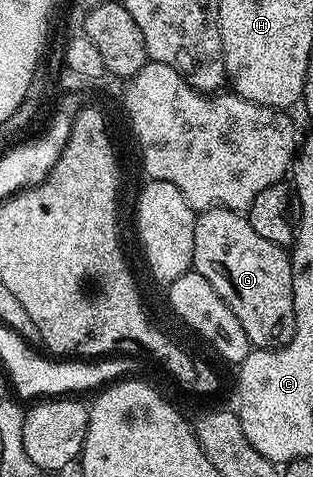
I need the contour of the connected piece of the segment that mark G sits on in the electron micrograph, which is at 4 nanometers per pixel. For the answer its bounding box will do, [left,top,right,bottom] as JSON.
[193,210,295,350]

